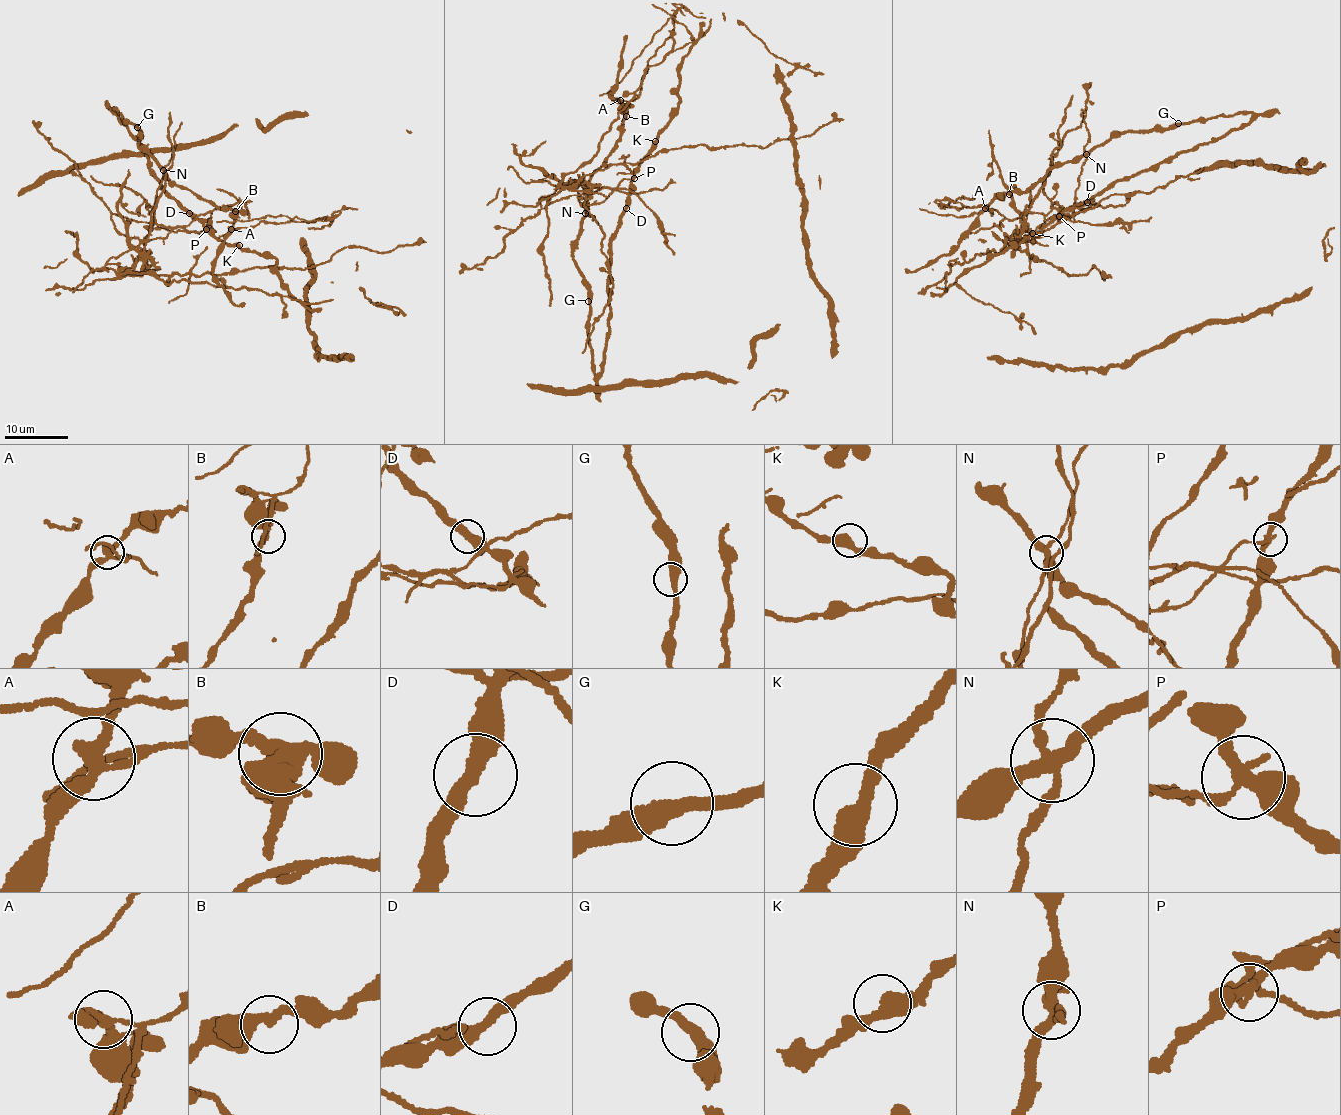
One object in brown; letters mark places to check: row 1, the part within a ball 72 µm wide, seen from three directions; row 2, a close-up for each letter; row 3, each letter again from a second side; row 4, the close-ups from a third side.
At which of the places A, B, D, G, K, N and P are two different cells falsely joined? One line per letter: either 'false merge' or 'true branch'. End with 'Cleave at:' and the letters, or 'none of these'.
A: false merge
B: true branch
D: true branch
G: true branch
K: true branch
N: false merge
P: false merge
Cleave at: A, N, P

